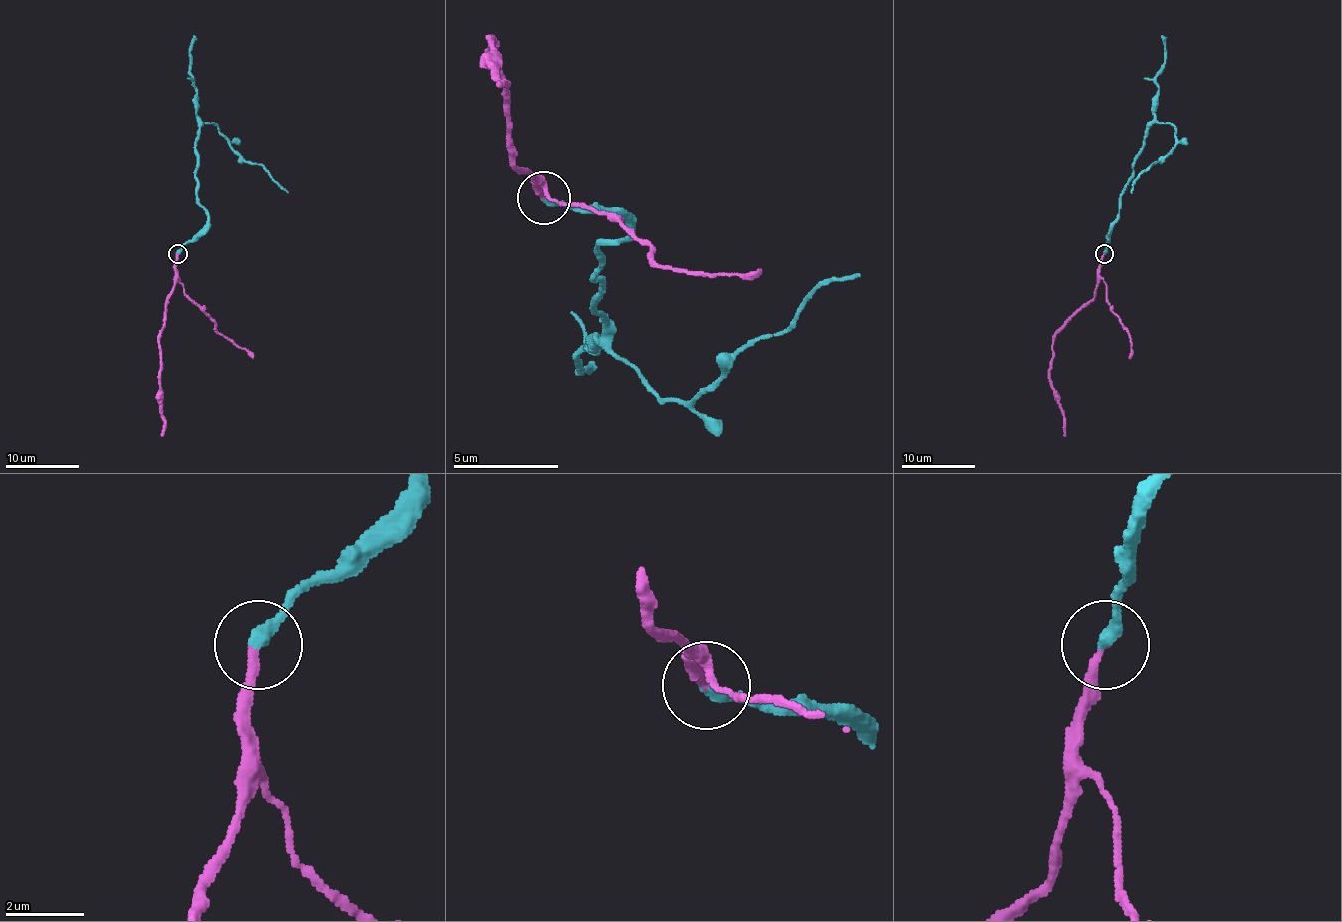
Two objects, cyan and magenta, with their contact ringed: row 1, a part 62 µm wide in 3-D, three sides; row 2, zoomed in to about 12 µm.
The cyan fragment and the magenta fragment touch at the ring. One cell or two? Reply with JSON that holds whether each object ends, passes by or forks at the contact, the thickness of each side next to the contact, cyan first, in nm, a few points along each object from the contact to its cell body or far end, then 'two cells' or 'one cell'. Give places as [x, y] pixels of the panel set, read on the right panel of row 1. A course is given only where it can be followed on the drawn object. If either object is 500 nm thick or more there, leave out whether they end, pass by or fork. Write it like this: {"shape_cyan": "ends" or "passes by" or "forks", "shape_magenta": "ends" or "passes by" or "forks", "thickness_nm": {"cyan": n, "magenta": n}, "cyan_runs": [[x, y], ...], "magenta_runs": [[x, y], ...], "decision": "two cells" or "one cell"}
{"shape_cyan": "ends", "shape_magenta": "ends", "thickness_nm": {"cyan": 340, "magenta": 200}, "cyan_runs": [[1105, 253], [1108, 231], [1145, 131], [1156, 122], [1175, 127], [1175, 146], [1134, 181], [1130, 192]], "magenta_runs": [[1105, 253], [1093, 297], [1069, 320], [1053, 342], [1049, 384], [1064, 417], [1066, 436]], "decision": "one cell"}

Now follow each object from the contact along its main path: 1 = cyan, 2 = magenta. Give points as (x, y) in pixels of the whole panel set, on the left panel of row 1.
1: (177, 253), (207, 223), (197, 198), (196, 174), (201, 122), (218, 127), (246, 161), (260, 164), (288, 192)
2: (177, 253), (175, 283), (159, 342), (161, 410), (164, 417), (164, 432), (161, 436)

